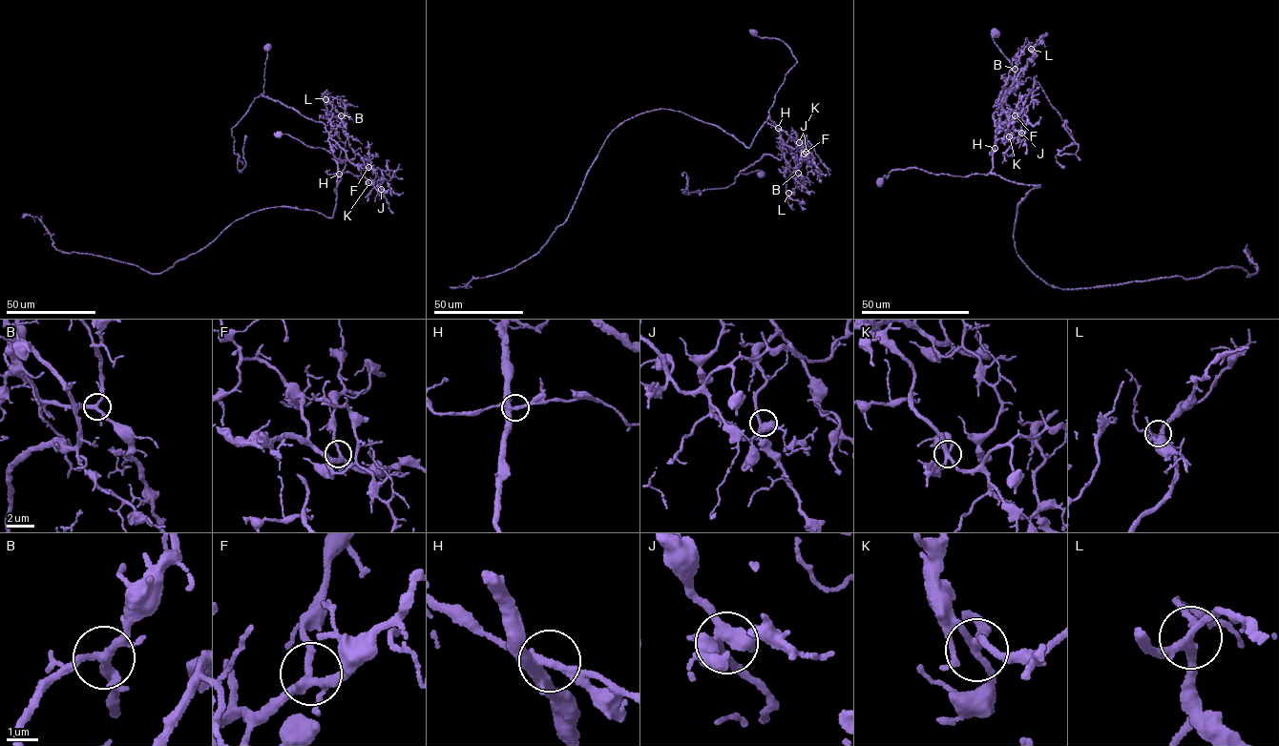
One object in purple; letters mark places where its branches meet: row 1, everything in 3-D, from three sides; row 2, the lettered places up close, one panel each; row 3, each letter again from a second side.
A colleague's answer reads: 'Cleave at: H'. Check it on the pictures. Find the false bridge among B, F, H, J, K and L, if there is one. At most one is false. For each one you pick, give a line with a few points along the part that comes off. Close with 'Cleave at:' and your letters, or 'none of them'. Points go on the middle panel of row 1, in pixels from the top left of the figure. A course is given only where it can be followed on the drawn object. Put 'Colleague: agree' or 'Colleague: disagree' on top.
Colleague: agree
H: course (778, 128), (799, 139), (780, 159), (765, 155), (726, 187), (689, 195), (686, 176), (689, 194), (702, 195)
Cleave at: H

